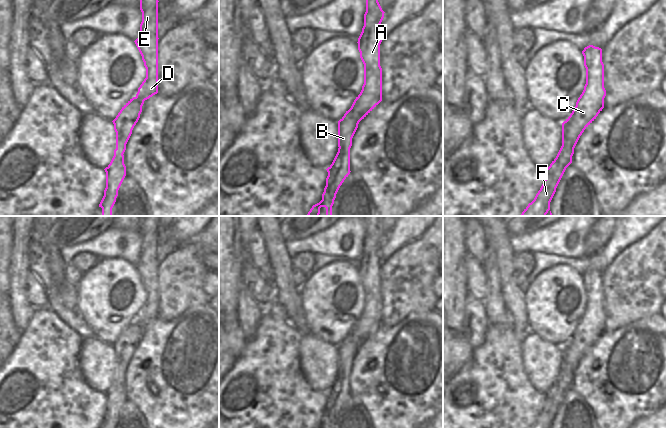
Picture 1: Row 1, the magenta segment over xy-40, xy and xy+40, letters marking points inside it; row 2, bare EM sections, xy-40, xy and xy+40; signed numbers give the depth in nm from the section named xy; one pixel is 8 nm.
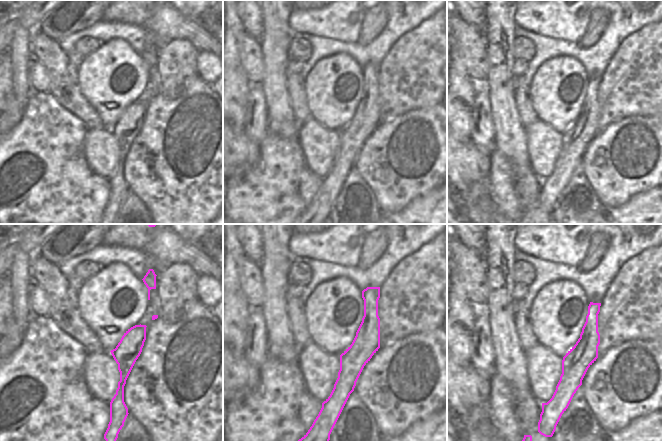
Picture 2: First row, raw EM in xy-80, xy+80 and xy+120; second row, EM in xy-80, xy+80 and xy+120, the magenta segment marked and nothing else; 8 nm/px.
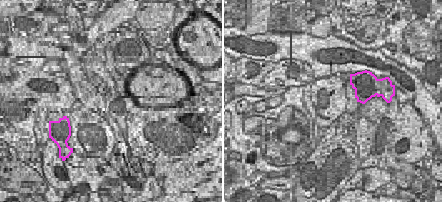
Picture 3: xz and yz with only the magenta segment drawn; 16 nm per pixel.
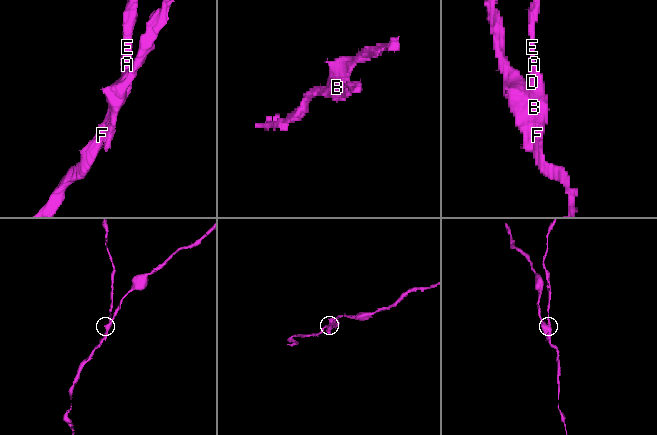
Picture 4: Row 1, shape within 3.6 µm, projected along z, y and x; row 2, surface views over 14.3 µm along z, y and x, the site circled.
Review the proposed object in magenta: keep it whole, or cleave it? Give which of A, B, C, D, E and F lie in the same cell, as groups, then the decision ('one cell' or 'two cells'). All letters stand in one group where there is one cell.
A C D E F / B | two cells

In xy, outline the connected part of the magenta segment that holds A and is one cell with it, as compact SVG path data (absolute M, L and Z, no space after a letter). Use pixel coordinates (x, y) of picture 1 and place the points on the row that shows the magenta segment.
M366 0L364 26L358 38L358 50L364 64L364 84L351 110L361 121L382 101L382 68L380 66L380 24L384 18L378 0Z

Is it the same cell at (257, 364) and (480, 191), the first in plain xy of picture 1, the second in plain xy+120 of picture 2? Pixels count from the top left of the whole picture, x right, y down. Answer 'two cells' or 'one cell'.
one cell

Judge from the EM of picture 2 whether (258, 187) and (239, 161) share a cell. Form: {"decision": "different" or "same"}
{"decision": "different"}

